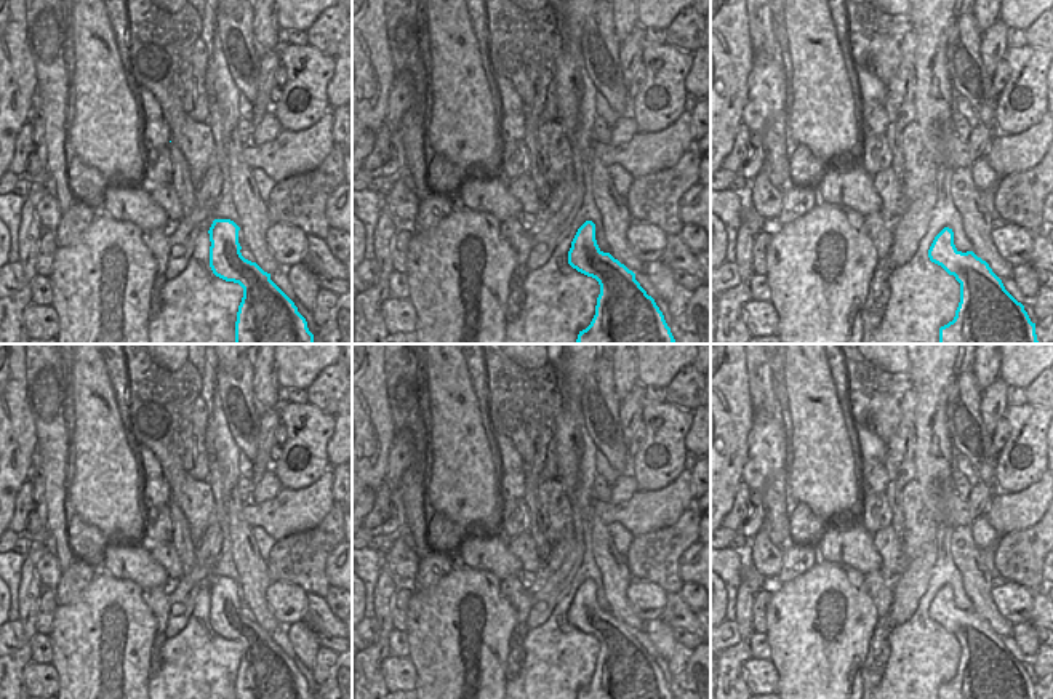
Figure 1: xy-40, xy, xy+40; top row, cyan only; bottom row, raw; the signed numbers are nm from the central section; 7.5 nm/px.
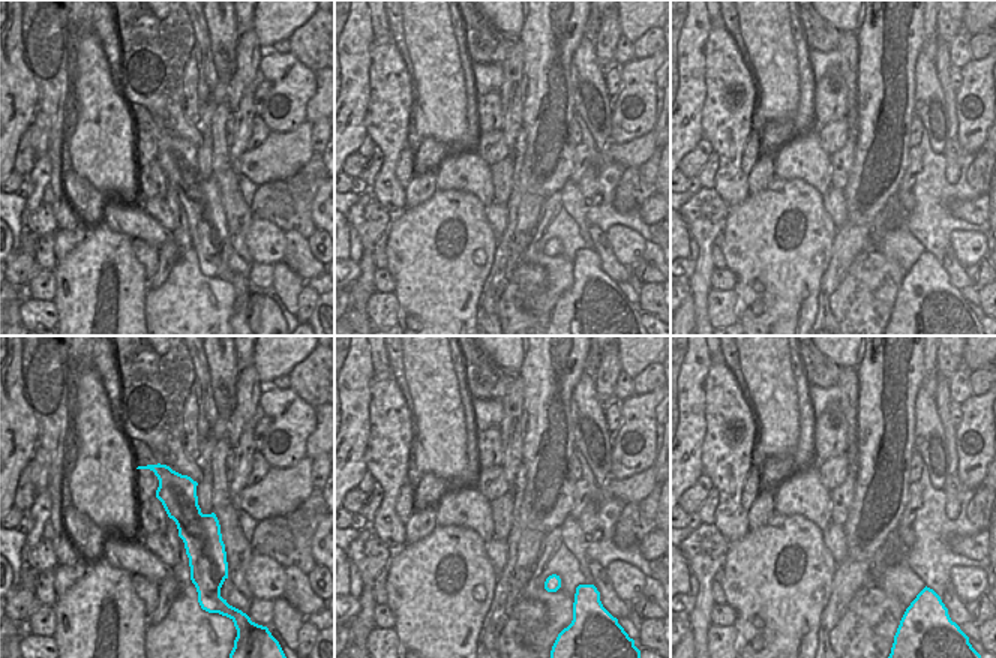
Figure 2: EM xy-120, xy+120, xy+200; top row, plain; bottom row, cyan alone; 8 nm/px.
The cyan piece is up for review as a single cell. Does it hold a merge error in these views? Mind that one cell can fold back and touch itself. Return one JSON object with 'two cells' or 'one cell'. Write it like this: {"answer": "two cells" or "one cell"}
{"answer": "one cell"}

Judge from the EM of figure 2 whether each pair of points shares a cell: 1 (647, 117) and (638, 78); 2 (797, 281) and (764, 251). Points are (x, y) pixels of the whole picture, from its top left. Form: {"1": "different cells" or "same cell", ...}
{"1": "same cell", "2": "same cell"}

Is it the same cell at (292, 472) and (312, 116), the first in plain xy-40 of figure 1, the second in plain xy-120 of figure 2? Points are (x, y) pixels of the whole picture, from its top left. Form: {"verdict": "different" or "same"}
{"verdict": "different"}

